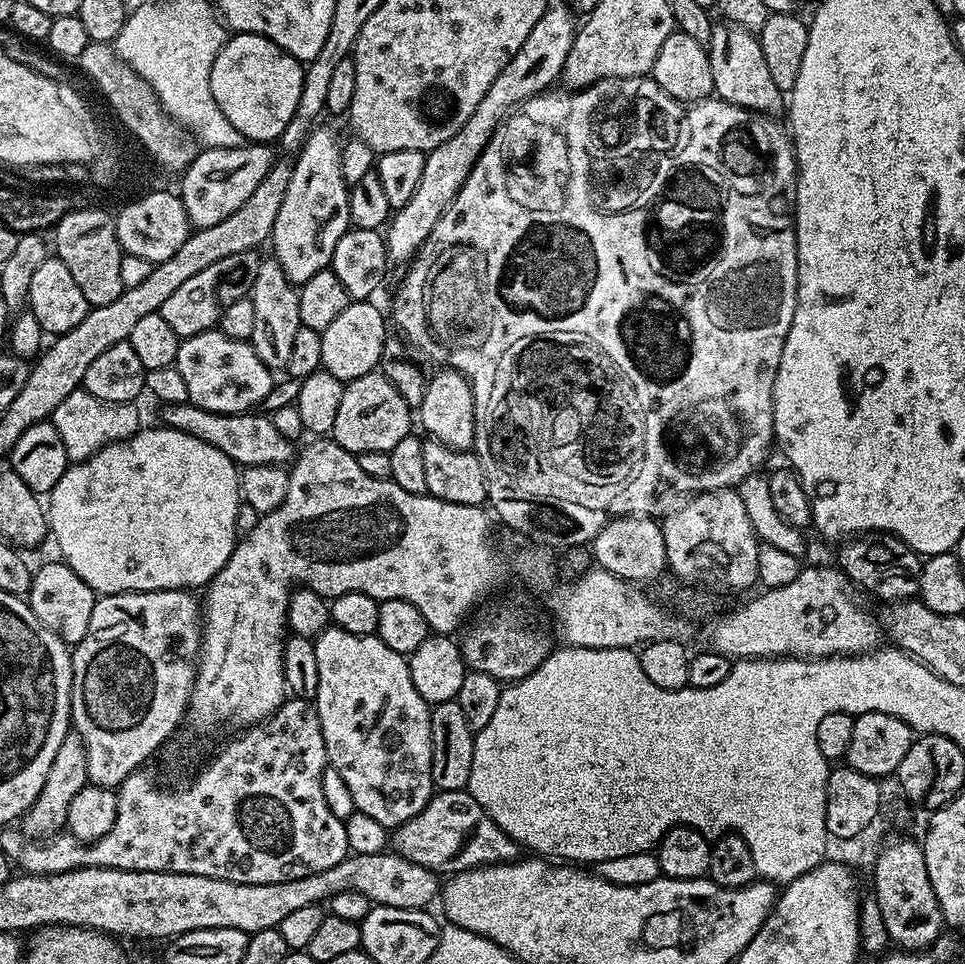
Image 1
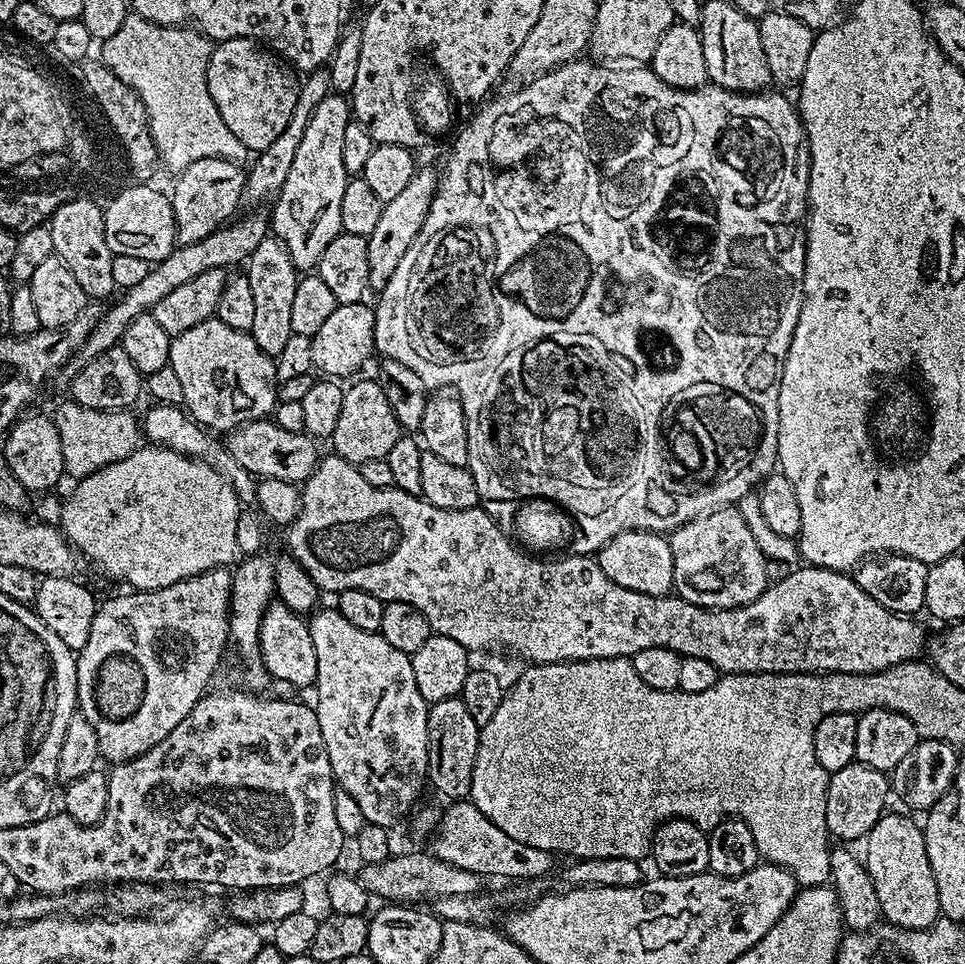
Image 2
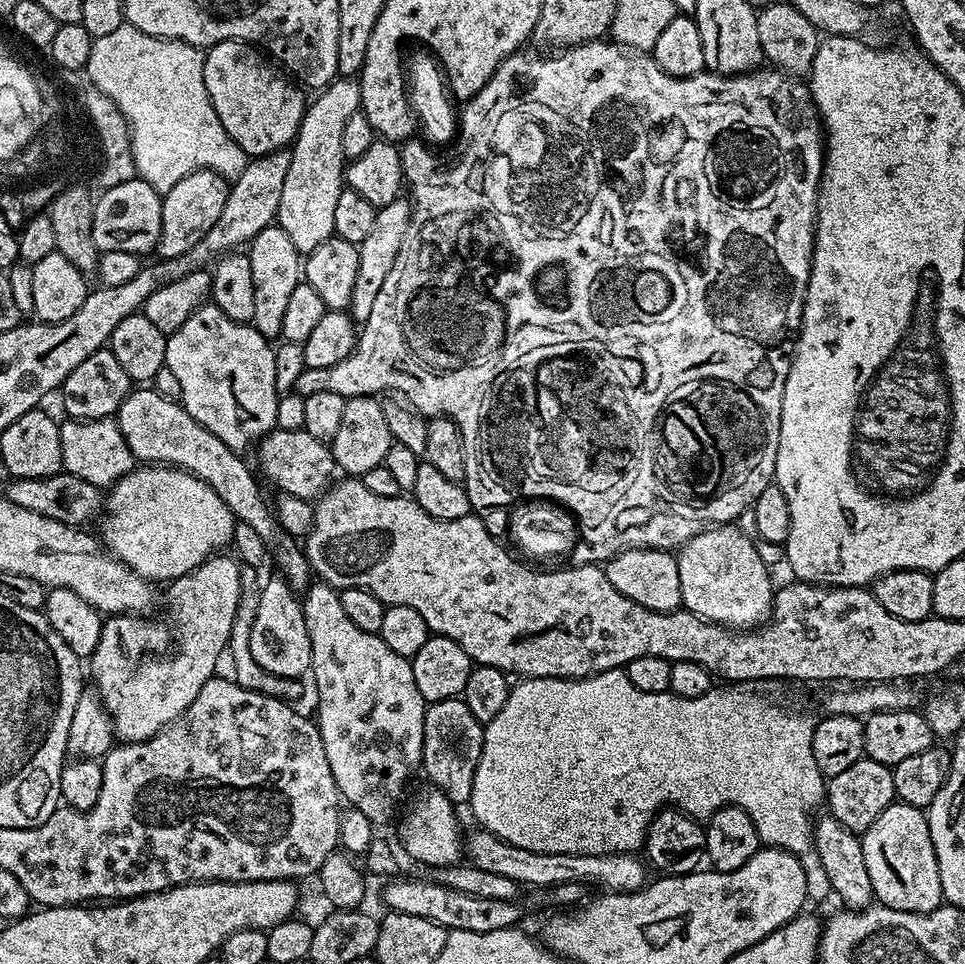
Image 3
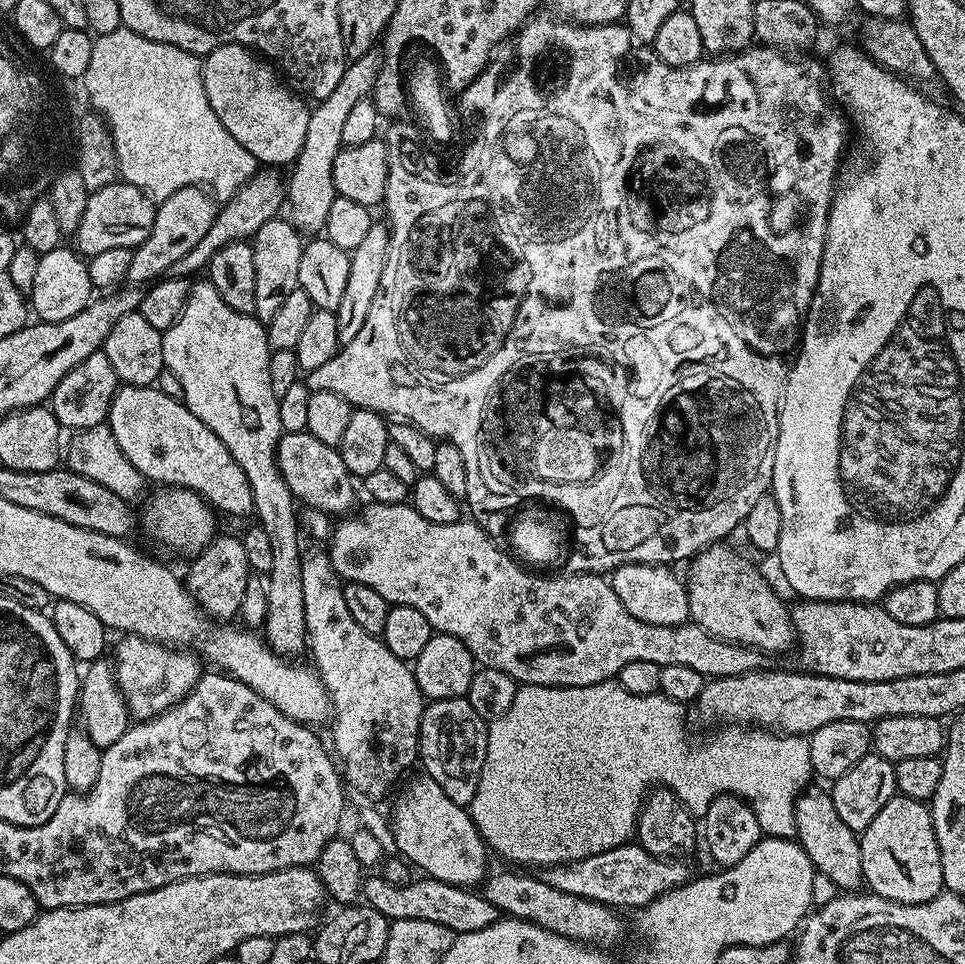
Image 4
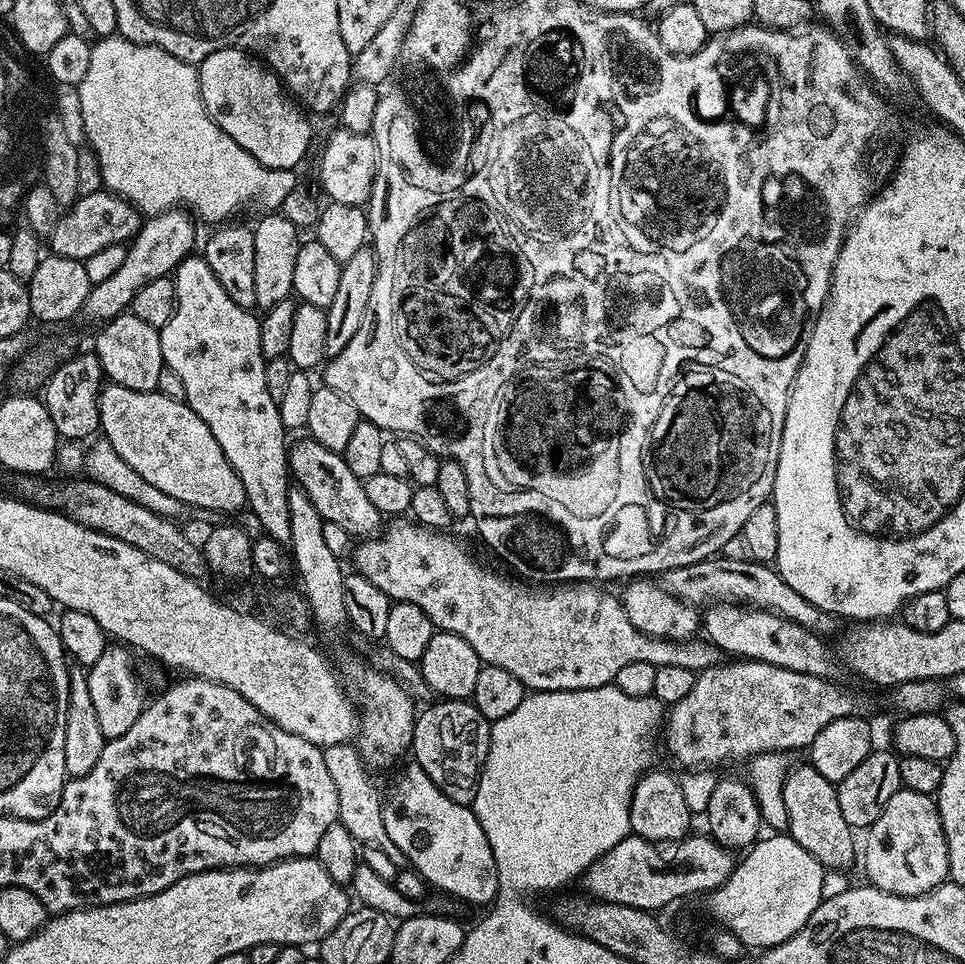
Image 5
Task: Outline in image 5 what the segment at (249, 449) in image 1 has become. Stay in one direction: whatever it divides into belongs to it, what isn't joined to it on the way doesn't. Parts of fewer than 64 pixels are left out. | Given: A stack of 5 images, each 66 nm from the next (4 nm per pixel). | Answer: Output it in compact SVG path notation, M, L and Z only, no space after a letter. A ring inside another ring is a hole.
M303 439L296 445L293 443L288 453L288 470L295 487L306 490L306 498L314 502L314 510L318 510L324 522L342 526L352 538L381 535L382 517L367 500L361 477L356 476L350 466L346 466L341 453L326 450L326 446L322 446L317 440Z

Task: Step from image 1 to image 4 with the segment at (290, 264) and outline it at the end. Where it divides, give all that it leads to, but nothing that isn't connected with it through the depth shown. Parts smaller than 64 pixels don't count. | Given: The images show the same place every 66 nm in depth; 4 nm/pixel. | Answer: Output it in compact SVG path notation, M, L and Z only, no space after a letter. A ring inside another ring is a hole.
M379 51L367 52L362 58L351 61L345 67L338 86L330 93L330 98L319 101L310 111L310 126L306 126L306 142L302 142L302 150L296 155L291 165L292 177L286 180L286 208L290 219L301 233L323 233L326 214L330 214L330 202L336 197L334 186L334 158L342 147L342 126L347 114L355 103L365 99L371 93L374 82L378 78L378 70L382 56Z

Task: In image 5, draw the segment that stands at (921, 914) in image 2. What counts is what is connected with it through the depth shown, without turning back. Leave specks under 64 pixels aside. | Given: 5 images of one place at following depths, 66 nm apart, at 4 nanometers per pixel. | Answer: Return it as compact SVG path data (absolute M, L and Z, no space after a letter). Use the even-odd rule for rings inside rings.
M901 786L862 840L862 864L873 888L899 896L921 896L949 879L948 847L935 799Z

